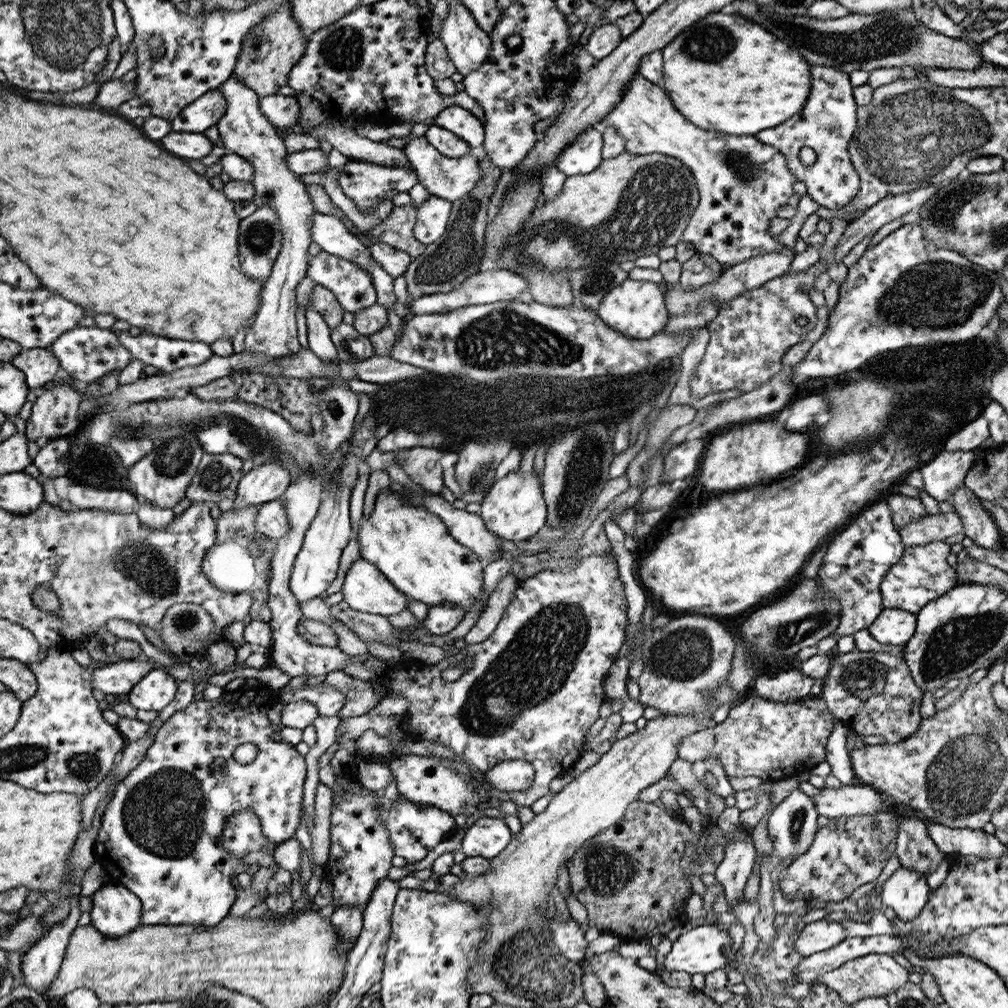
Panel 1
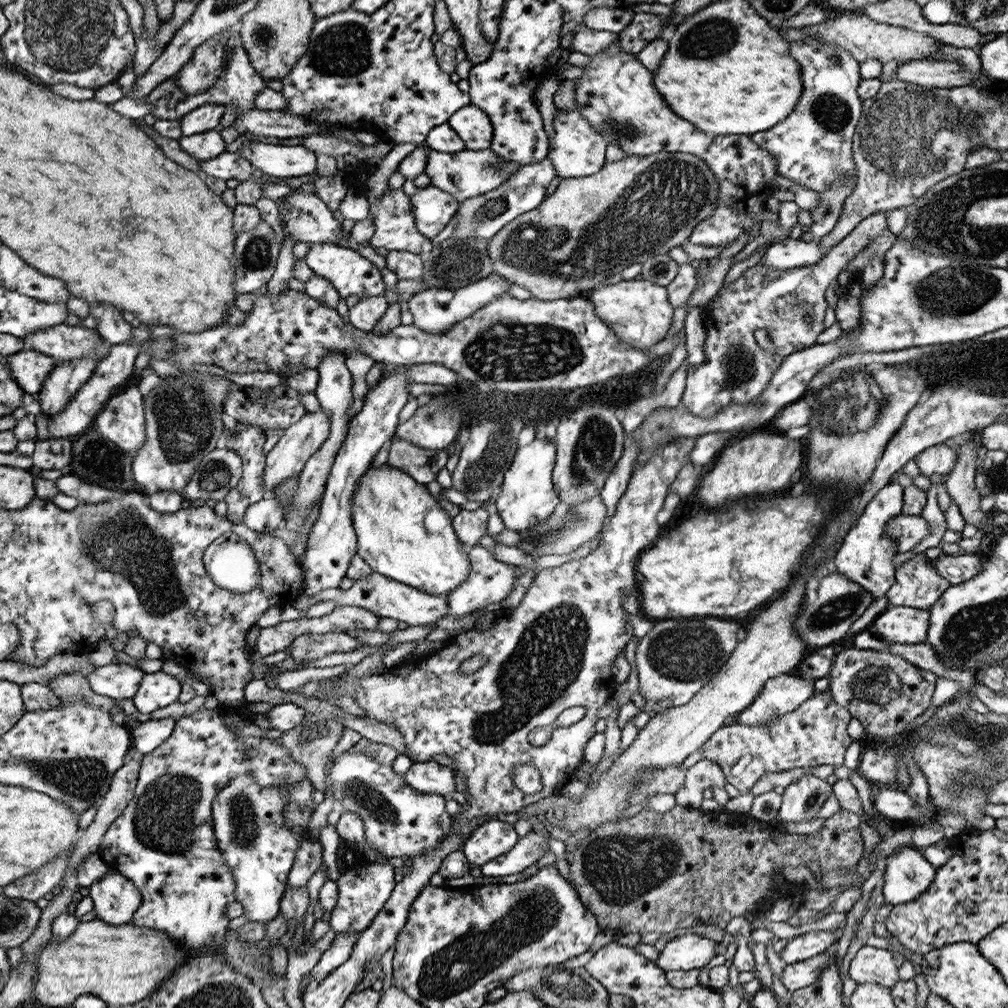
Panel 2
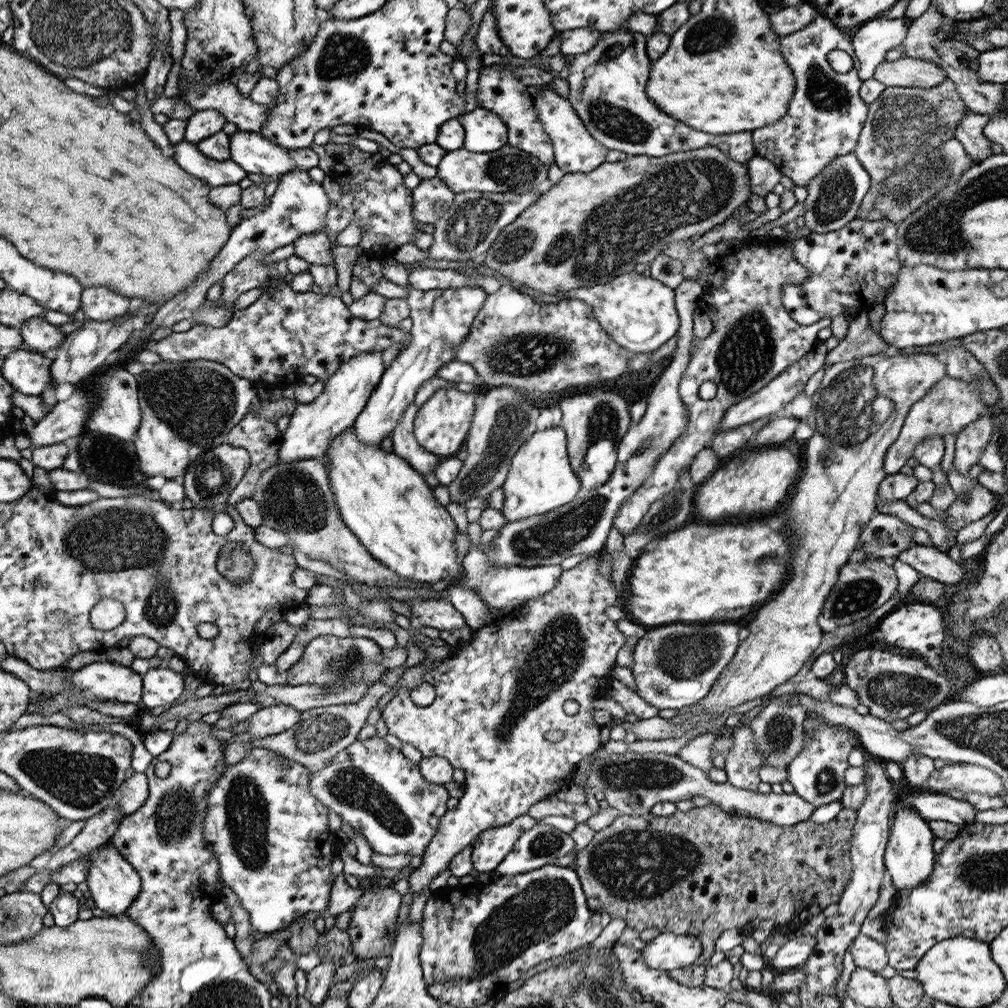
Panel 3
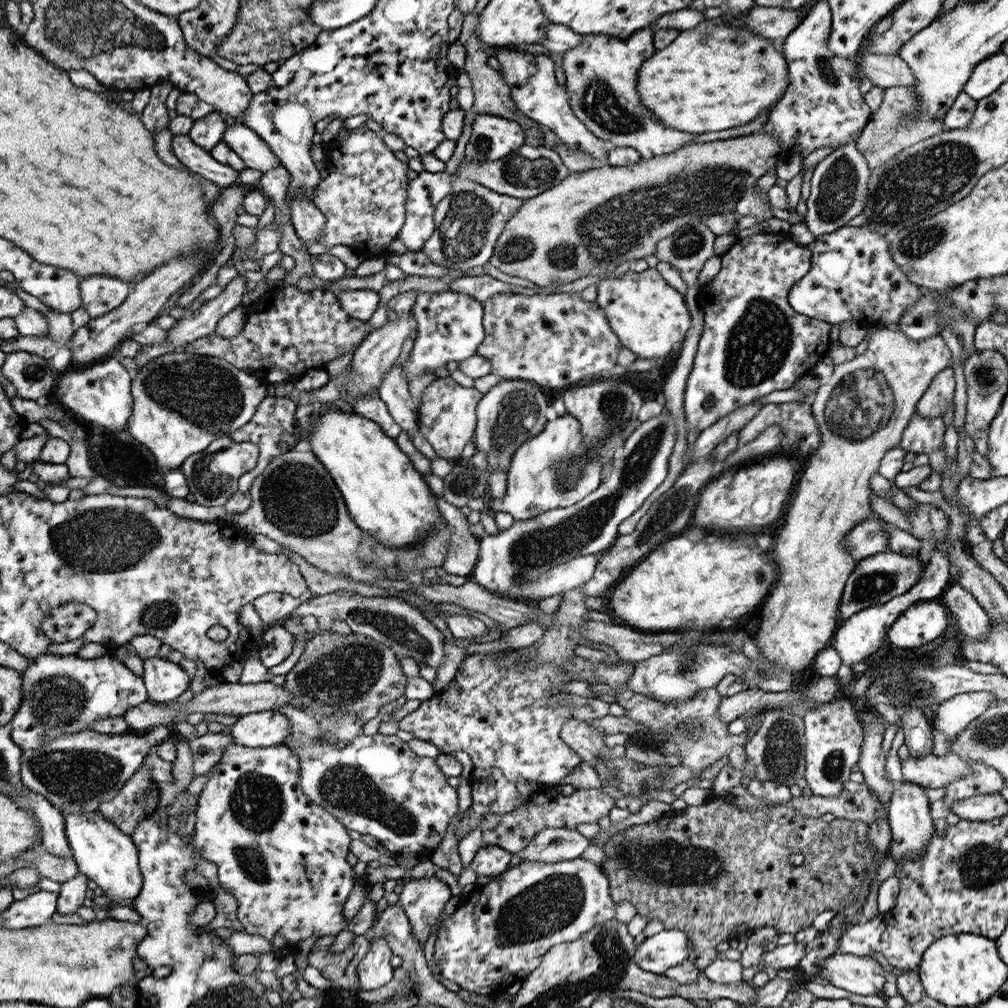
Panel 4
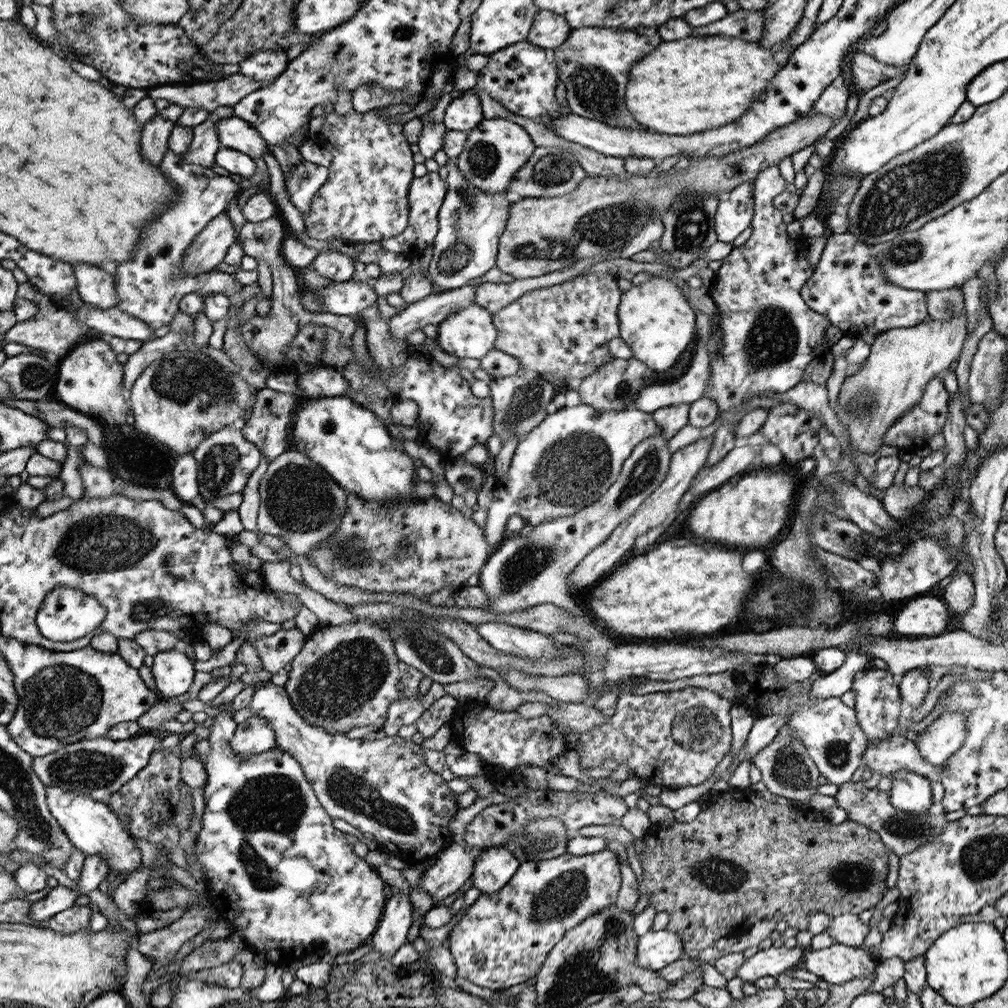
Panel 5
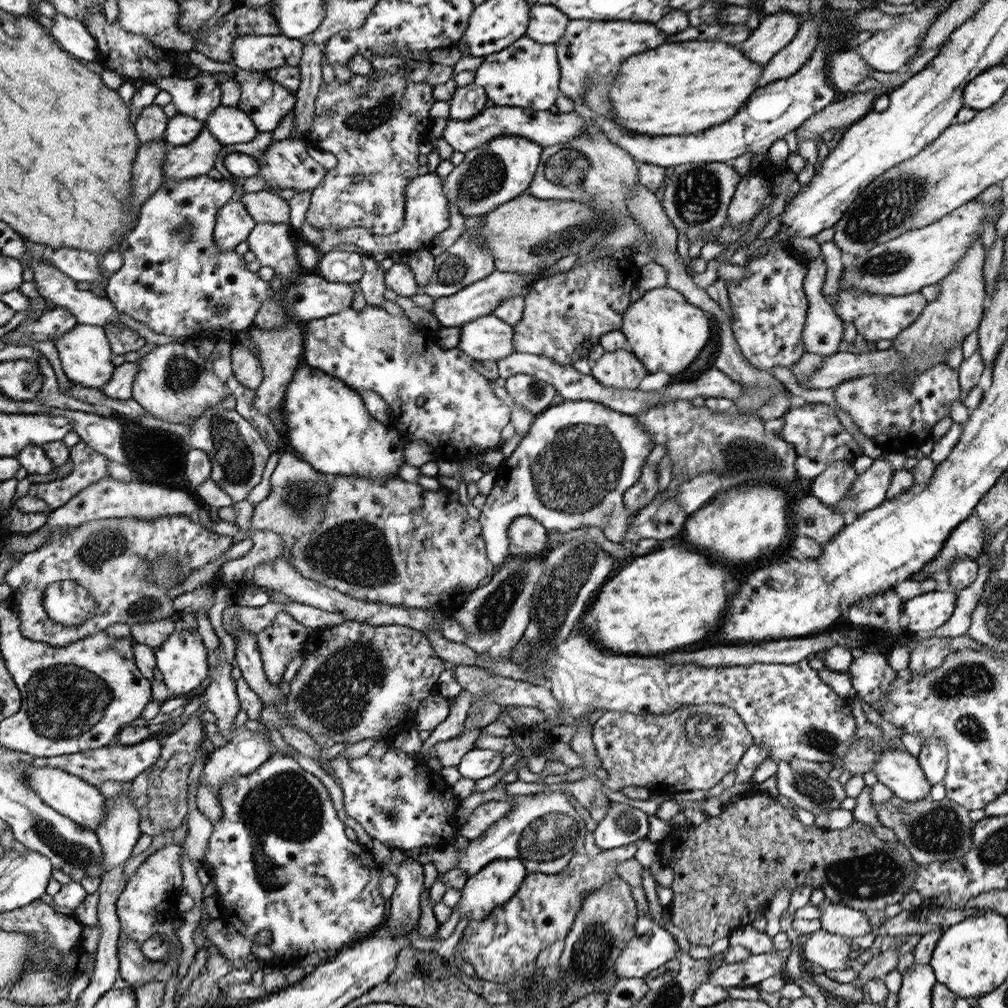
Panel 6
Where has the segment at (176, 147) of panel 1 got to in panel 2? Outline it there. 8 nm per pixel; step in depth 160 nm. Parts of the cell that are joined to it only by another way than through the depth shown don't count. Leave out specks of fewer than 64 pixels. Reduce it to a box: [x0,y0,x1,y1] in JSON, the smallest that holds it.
[178,129,226,161]

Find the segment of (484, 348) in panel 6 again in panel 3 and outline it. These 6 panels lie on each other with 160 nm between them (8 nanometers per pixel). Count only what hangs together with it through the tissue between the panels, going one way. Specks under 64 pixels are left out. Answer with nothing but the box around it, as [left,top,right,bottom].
[352,259,487,444]

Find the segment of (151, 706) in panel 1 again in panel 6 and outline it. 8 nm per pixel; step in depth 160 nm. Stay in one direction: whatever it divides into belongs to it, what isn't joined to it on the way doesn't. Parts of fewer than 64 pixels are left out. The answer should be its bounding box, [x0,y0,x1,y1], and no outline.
[154,631,208,696]

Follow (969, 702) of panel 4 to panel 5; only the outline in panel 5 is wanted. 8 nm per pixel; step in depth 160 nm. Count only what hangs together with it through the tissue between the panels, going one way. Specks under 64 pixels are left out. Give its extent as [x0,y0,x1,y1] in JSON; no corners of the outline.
[917,711,967,765]

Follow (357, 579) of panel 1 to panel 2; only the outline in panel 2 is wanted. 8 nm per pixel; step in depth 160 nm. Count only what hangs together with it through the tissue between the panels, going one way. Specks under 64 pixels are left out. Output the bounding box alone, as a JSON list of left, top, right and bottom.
[312,572,448,626]

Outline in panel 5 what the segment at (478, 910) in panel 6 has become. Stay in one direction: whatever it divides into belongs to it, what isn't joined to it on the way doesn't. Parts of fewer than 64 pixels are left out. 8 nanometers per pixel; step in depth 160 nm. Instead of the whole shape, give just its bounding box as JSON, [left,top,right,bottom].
[473,847,522,894]

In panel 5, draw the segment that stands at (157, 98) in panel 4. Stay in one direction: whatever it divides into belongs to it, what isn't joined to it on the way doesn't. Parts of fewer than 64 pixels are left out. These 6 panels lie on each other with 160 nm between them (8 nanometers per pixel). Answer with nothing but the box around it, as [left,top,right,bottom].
[142,113,176,166]

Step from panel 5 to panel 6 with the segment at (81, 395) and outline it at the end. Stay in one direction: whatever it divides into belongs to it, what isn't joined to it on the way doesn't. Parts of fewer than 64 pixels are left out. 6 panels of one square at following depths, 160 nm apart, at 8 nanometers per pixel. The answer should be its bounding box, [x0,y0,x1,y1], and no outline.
[54,324,115,389]

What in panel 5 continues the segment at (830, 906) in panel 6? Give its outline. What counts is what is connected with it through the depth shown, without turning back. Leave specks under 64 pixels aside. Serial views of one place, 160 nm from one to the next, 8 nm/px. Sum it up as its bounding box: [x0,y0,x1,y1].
[825,913,870,947]

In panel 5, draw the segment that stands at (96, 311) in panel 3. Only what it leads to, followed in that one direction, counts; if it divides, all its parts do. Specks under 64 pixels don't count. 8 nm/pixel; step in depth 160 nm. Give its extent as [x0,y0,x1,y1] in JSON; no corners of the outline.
[73,262,119,308]

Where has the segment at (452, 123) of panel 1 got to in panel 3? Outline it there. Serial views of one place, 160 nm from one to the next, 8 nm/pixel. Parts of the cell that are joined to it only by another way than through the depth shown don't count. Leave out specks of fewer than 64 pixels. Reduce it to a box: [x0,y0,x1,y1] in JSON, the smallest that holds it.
[462,107,508,153]

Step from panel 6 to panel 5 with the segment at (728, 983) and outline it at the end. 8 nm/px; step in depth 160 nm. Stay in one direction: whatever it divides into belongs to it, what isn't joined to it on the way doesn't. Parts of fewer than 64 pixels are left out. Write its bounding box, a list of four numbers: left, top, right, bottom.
[736,944,804,983]

